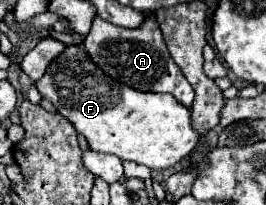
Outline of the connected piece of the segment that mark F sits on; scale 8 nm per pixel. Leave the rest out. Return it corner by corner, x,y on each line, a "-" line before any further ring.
68,45
36,87
42,97
52,101
56,111
88,139
88,145
94,151
112,153
122,161
126,159
162,171
178,165
198,145
190,107
168,93
142,93
112,83
112,79
90,61
82,45

